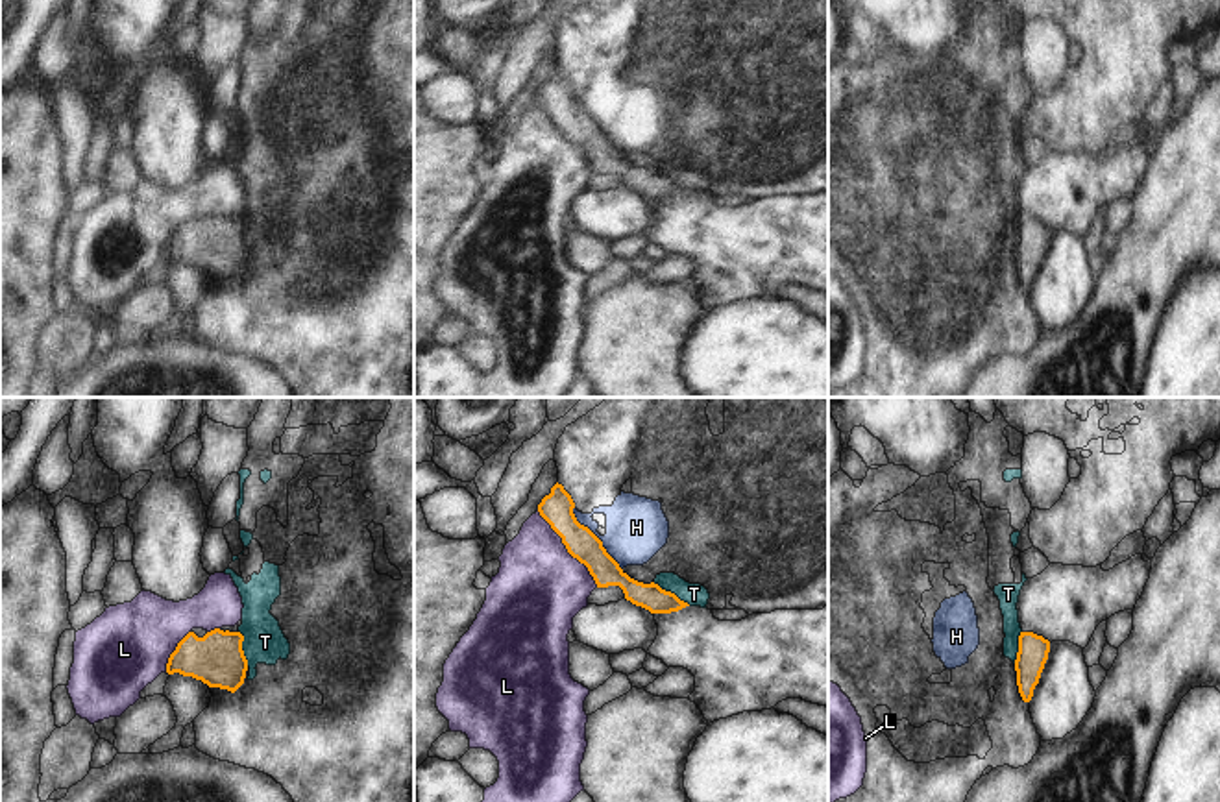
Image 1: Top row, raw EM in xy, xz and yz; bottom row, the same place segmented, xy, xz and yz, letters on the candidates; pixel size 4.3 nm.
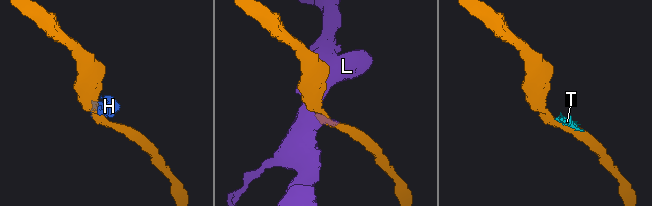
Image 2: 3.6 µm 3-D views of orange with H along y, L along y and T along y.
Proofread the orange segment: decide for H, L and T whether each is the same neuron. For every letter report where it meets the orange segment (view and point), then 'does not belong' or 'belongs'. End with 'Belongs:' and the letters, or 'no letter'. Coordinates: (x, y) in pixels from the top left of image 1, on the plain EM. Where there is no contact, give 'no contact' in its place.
H: contact xz (597, 124); does not belong
L: contact xz (566, 133); does not belong
T: contact xz (670, 178); does not belong
Belongs: no letter

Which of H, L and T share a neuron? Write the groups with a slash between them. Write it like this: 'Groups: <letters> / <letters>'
Groups: H T / L.

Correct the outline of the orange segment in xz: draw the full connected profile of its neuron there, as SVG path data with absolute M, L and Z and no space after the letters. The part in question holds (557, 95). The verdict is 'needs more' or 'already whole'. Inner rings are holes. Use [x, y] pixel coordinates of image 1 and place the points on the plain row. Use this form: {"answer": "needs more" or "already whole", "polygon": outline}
{"answer": "already whole", "polygon": "M558 68L538 91L540 102L562 124L567 139L588 153L597 174L619 172L627 187L651 200L671 200L689 192L654 168L643 170L630 164L606 139L603 128L588 113L577 107L573 94L575 89L571 81Z"}

